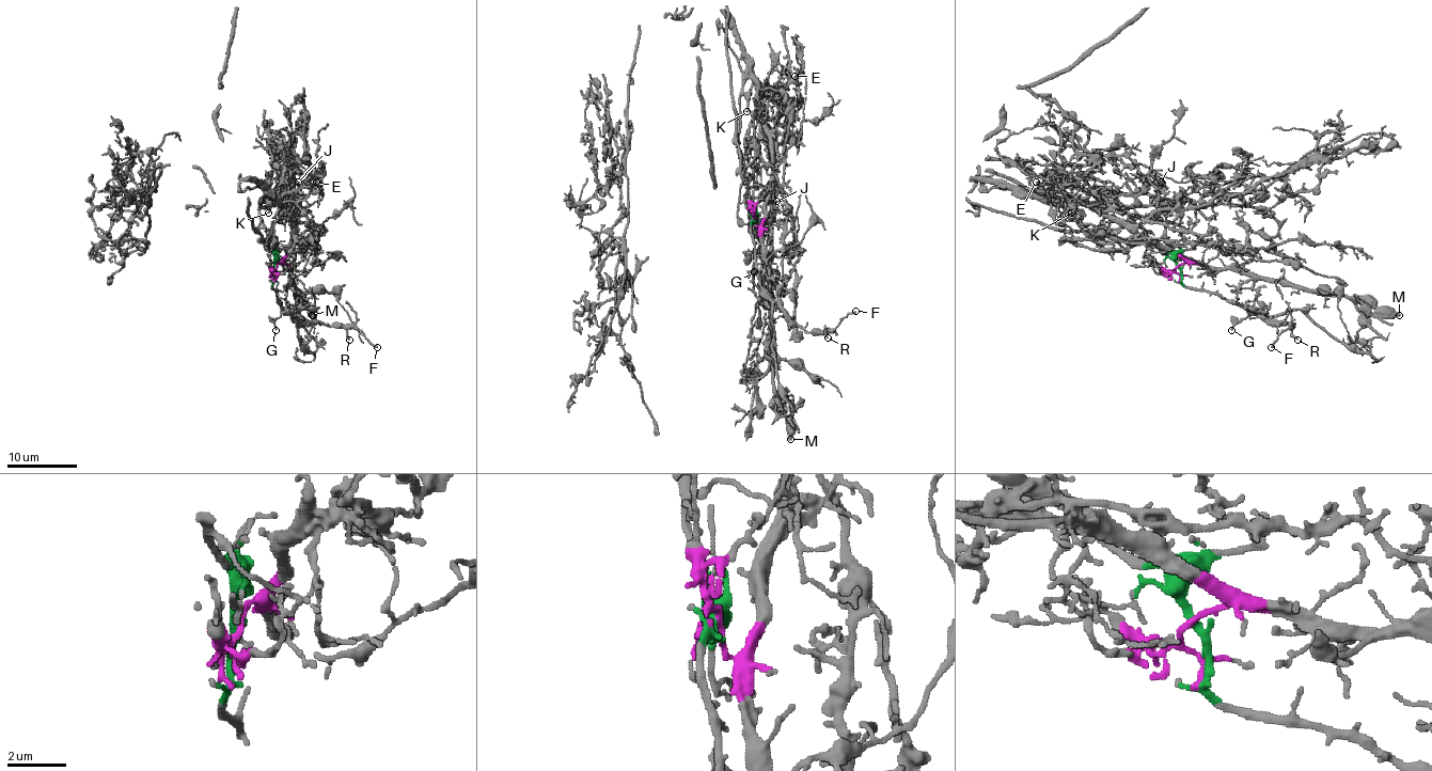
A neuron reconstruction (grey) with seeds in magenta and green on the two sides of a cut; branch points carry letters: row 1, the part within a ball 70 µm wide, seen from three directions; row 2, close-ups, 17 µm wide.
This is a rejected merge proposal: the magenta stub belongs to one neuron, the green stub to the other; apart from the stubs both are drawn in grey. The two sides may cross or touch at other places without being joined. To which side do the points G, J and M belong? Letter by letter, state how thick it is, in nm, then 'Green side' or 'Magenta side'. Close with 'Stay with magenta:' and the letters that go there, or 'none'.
G: Thickness 150 nm. Green side
J: Thickness 240 nm. Magenta side
M: Thickness 550 nm. Magenta side
Stay with magenta: J, M

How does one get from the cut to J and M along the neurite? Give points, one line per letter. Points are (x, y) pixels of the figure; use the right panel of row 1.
J: (1179, 267), (1185, 262), (1182, 258), (1158, 248), (1136, 231), (1154, 213), (1161, 182)
M: (1179, 267), (1187, 262), (1238, 269), (1309, 289), (1366, 297), (1380, 311), (1399, 316)

